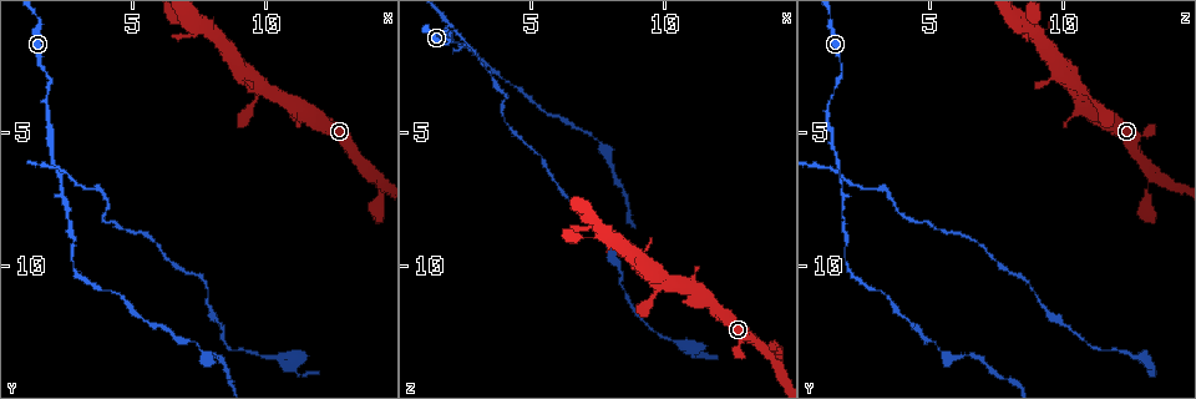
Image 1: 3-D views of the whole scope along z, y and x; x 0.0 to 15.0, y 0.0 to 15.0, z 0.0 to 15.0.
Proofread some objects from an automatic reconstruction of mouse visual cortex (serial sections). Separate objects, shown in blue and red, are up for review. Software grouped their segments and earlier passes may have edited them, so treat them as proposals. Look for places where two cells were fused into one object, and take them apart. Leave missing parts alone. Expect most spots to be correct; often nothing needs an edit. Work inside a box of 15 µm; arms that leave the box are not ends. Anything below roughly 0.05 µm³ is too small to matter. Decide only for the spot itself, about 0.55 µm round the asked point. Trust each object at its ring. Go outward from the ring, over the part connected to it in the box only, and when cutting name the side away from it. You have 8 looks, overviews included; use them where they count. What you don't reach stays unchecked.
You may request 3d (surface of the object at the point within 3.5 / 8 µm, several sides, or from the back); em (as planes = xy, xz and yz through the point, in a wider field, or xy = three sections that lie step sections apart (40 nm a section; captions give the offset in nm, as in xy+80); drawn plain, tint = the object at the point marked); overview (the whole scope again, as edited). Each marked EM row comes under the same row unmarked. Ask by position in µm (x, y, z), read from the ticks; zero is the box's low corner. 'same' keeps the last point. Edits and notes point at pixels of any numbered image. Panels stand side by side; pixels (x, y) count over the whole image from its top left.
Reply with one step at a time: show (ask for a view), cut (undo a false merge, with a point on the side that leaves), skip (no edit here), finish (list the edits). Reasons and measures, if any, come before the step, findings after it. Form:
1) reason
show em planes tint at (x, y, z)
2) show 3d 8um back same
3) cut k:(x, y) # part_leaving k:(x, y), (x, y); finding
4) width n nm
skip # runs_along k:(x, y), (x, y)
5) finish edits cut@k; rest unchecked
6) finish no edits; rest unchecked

arms part here
show 3d 8um at (9.2, 2.6, 10.0)

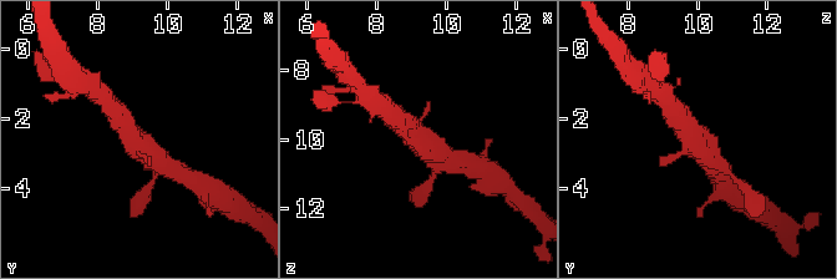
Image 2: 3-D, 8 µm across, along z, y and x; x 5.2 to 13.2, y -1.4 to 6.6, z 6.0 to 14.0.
need the tissue
show em xy step 5 tint at (9.1, 2.7, 10.0)

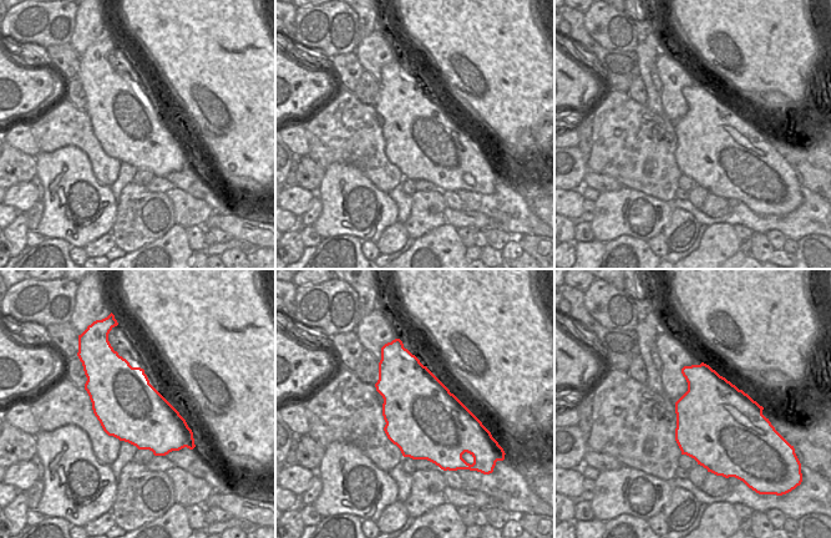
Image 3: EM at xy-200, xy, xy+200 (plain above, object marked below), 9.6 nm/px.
skip # runs_along 2:(162, 163), (131, 138), (118, 115); all the same cell

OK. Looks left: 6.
show 3d 3.5um back at (7.5, 1.0, 8.9)

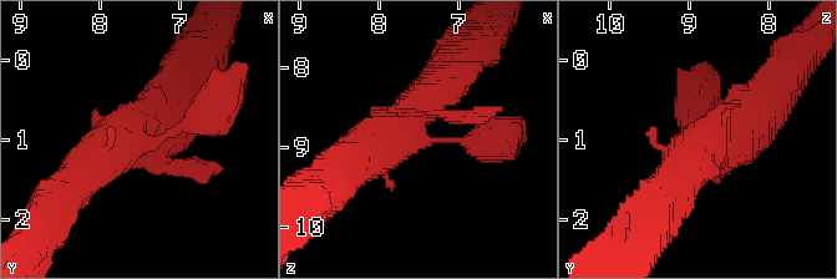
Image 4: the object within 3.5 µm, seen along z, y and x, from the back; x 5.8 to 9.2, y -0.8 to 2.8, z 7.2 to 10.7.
show em xy step 5 tint at (7.50, 1.00, 8.90)

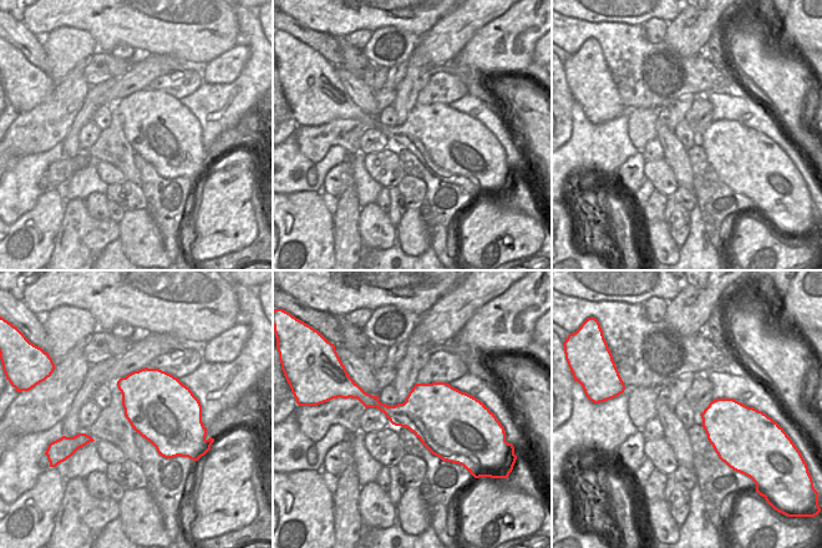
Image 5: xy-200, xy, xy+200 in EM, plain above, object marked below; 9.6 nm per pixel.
skip # runs_along 4:(344, 171), (444, 72); continuous, no second cell

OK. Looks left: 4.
four arms meet
show 3d 3.5um at (2.4, 6.7, 1.7)

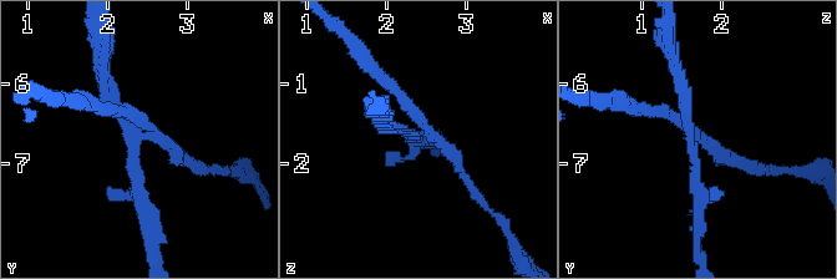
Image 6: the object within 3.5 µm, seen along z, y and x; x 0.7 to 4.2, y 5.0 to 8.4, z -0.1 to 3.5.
show em xy step 2 tint at (2.25, 6.60, 1.65)

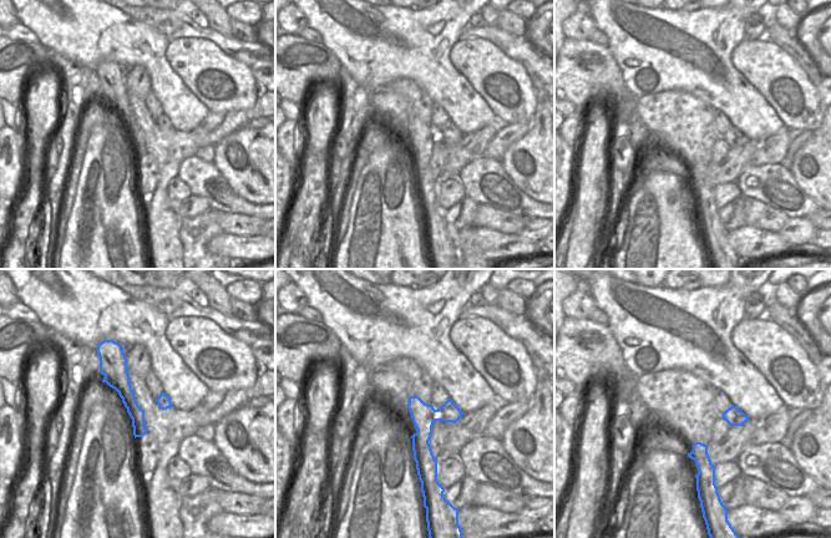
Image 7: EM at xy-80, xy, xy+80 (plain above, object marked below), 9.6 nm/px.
cut 6:(407, 102) # part_leaving 6:(424, 132), (496, 216); two cells meet here

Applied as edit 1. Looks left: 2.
finish edits cut@6; rest unchecked

